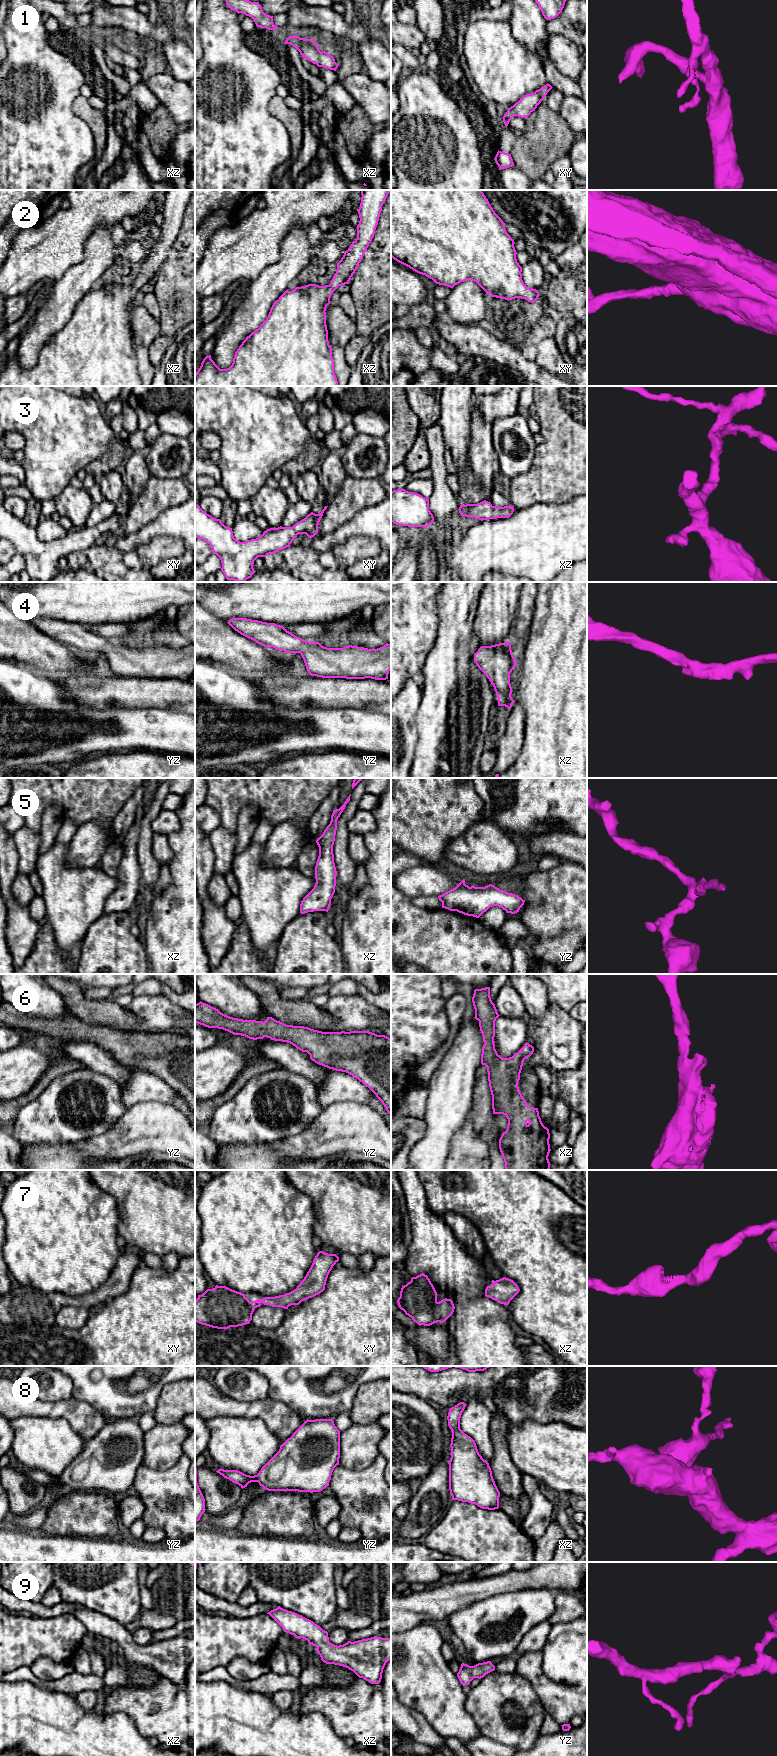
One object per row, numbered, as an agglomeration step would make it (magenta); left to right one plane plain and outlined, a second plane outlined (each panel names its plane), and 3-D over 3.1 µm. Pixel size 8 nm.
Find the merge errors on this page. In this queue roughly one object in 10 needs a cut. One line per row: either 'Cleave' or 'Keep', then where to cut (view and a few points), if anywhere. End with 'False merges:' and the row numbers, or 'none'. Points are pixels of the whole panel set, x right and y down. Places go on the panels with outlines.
1: Keep. No split
2: Keep. No split
3: Keep. No split
4: Keep. No split
5: Keep. No split
6: Keep. No split
7: Keep. No split
8: Keep. No split
9: Keep. No split
False merges: none

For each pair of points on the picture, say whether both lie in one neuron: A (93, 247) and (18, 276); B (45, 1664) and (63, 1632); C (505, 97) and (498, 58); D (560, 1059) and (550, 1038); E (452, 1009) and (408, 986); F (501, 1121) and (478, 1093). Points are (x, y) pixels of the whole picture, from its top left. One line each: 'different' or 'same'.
A: different
B: different
C: same
D: same
E: different
F: different

